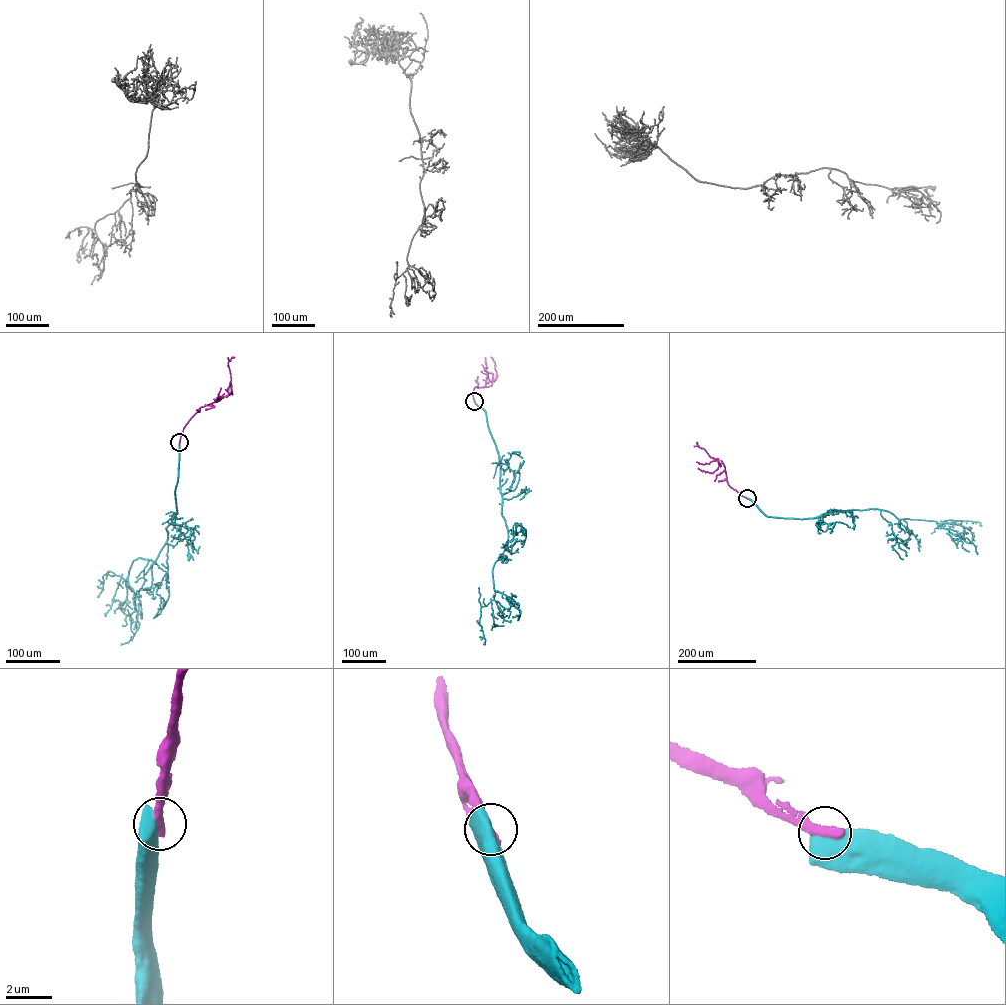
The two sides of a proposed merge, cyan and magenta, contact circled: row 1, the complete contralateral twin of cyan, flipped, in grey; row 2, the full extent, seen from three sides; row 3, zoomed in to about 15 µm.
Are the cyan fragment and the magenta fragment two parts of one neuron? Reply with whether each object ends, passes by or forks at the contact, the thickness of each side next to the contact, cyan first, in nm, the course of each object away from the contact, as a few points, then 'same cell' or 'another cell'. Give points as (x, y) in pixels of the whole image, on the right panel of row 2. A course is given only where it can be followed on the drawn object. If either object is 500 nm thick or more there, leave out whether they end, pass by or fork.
750 nm thick on the cyan side, 460 nm on the other; cyan runs (747, 498), (771, 517), (806, 519), (875, 509), (899, 520), (935, 521), (968, 538), (977, 554); magenta runs (747, 498), (729, 486), (723, 463), (711, 457), (697, 442); another cell

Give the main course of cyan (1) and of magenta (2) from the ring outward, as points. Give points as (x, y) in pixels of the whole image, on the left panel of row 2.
1: (179, 442), (177, 513), (156, 559), (140, 558), (131, 565), (127, 579), (139, 625), (121, 644)
2: (179, 442), (183, 428), (199, 409), (228, 394), (226, 390), (231, 378), (228, 363), (234, 357)

